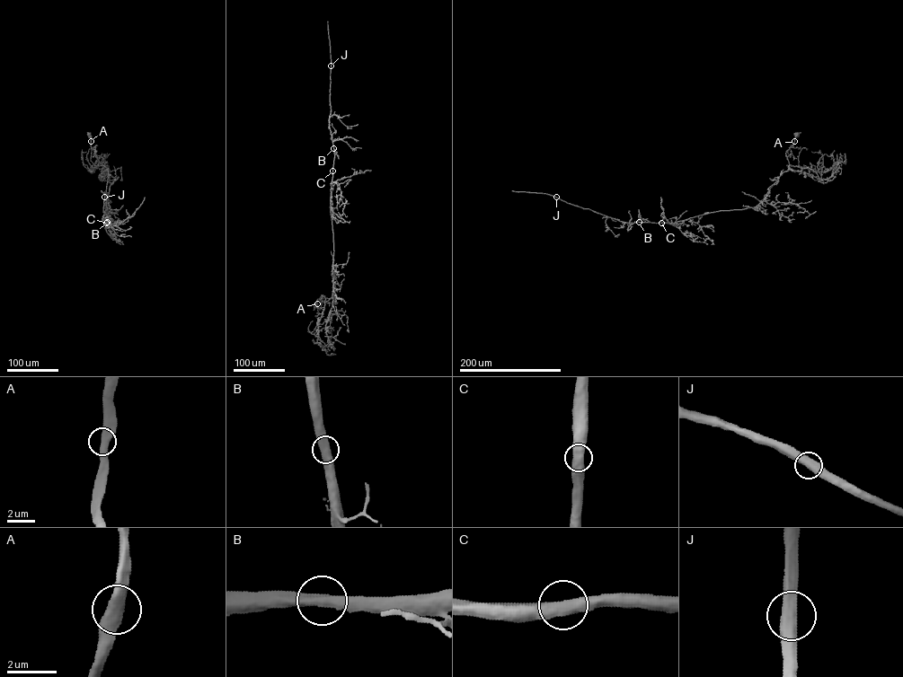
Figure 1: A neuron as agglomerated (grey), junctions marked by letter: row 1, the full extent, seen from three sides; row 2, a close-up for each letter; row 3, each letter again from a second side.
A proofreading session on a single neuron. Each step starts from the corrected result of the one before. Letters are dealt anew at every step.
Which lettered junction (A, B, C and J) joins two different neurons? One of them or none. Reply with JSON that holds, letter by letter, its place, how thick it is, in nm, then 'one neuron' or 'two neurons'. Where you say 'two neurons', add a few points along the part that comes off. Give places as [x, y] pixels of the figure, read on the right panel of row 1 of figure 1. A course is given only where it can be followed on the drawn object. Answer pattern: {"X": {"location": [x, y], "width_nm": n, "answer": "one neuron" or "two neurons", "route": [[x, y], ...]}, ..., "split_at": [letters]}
{"A": {"location": [794, 141], "width_nm": 500, "answer": "one neuron"}, "B": {"location": [639, 222], "width_nm": 550, "answer": "one neuron"}, "C": {"location": [661, 223], "width_nm": 550, "answer": "one neuron"}, "J": {"location": [556, 197], "width_nm": 550, "answer": "one neuron"}, "split_at": []}

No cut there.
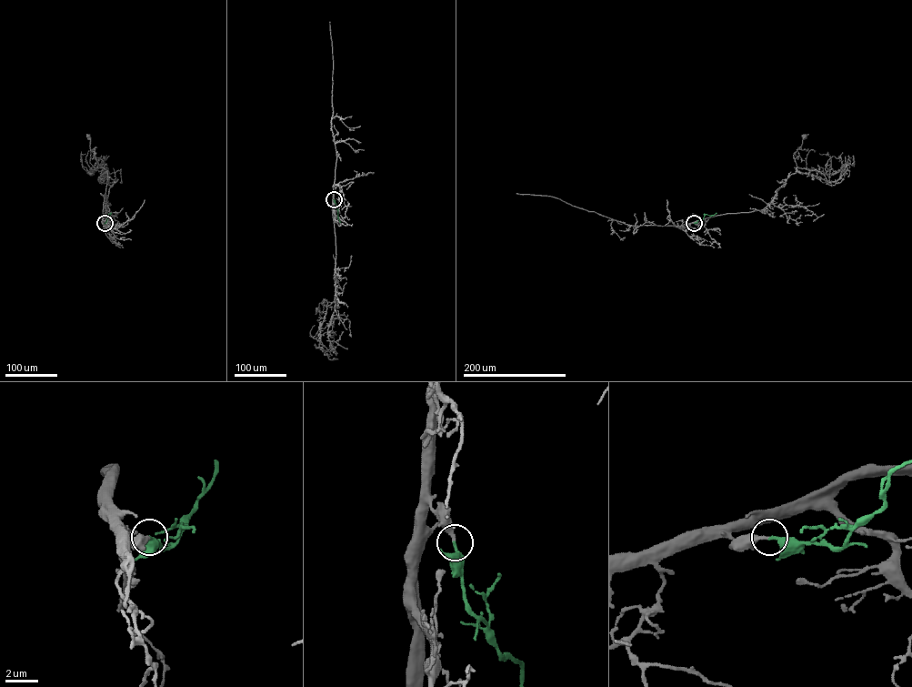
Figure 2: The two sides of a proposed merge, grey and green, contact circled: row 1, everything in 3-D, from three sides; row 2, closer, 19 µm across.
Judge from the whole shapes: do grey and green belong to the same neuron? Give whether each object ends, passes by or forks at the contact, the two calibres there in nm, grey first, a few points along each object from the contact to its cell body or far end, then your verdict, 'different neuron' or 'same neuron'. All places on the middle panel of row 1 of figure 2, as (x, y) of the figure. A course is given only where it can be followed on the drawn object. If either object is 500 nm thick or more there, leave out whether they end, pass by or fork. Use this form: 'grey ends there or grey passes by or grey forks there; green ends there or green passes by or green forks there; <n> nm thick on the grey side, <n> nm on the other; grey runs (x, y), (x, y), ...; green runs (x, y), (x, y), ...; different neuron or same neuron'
grey ends there; green ends there; 240 nm thick on the grey side, 280 nm on the other; grey runs (334, 199), (335, 302), (324, 298), (316, 309); green runs (334, 199), (340, 222); same neuron

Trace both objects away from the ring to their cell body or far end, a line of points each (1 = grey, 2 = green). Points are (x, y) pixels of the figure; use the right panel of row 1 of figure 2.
1: (694, 223), (717, 215), (765, 208), (784, 182), (797, 171), (793, 156), (804, 136)
2: (694, 223), (702, 219), (705, 214), (710, 216), (716, 212)

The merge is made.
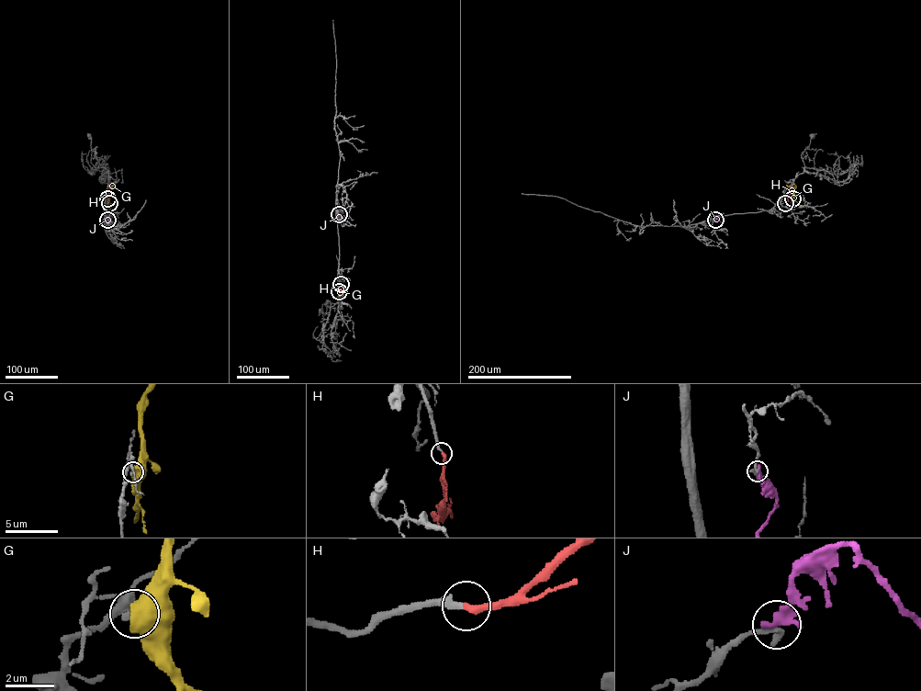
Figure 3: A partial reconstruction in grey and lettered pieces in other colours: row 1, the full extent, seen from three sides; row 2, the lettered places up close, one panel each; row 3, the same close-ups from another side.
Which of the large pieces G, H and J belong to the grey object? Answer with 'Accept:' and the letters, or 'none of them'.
Accept: H

